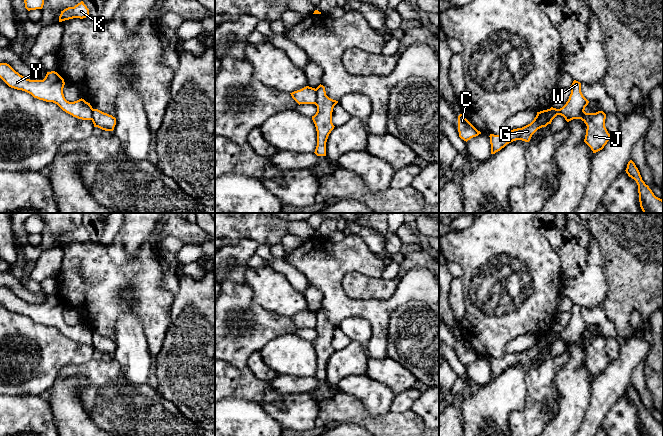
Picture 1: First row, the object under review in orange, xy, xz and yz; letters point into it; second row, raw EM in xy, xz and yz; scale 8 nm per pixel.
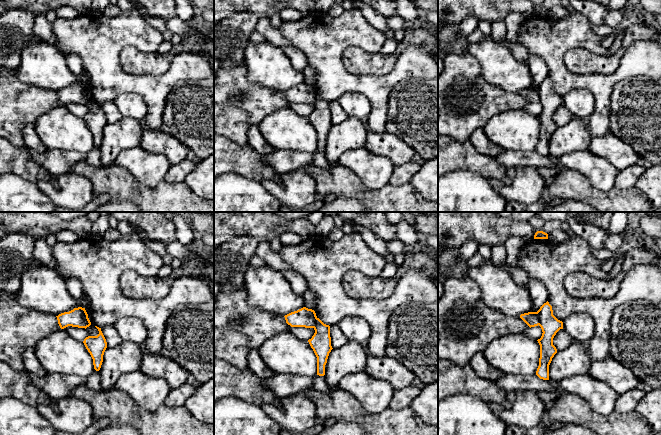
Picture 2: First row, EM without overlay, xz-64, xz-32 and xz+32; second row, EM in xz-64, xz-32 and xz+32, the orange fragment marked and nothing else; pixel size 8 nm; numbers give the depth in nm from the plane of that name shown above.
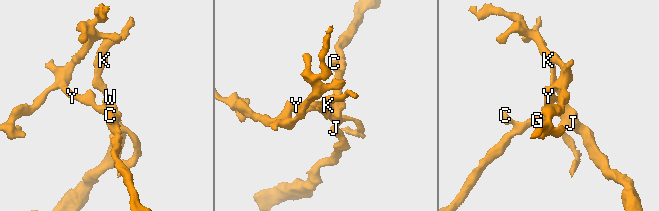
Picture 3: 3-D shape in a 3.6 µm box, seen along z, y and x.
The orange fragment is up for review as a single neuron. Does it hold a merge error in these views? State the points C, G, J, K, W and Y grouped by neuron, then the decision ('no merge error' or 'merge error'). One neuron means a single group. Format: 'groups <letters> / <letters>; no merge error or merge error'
groups C G J K W / Y; merge error

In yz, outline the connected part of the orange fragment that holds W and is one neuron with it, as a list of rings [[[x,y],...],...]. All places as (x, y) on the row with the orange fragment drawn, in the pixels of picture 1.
[[[574,80],[569,88],[571,94],[562,108],[551,107],[544,112],[537,112],[534,120],[522,128],[506,130],[500,135],[490,134],[491,154],[495,154],[507,144],[516,140],[529,142],[538,129],[551,124],[557,115],[563,116],[567,122],[573,119],[581,119],[587,126],[584,142],[591,148],[593,153],[602,150],[611,138],[605,127],[606,114],[603,111],[596,113],[586,113],[584,111],[589,101],[581,92],[580,82]]]

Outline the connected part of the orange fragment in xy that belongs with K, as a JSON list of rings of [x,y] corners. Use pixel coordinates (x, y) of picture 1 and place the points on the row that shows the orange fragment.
[[[83,1],[75,5],[74,7],[68,7],[61,11],[61,14],[59,16],[59,22],[73,19],[73,18],[86,18],[89,15],[89,9],[84,4]]]

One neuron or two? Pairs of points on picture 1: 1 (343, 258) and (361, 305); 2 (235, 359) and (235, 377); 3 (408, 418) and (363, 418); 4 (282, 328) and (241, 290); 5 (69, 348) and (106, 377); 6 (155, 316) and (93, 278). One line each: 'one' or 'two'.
1: one
2: two
3: one
4: one
5: two
6: one

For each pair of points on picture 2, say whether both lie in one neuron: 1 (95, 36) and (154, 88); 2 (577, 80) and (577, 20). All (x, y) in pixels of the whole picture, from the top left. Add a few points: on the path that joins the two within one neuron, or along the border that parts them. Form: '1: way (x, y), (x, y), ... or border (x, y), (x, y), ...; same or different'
1: way (100, 54), (127, 83), (136, 84); same
2: way (561, 70), (558, 67), (558, 42), (564, 36); same

